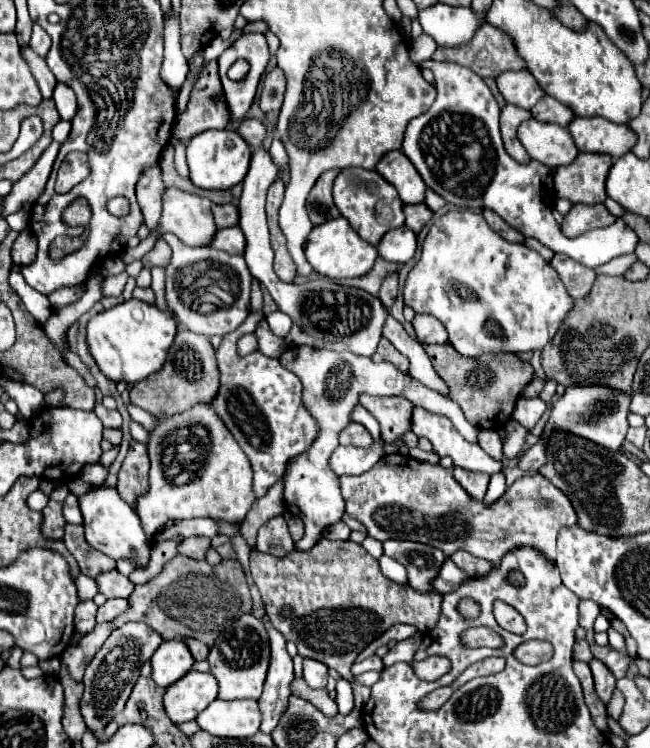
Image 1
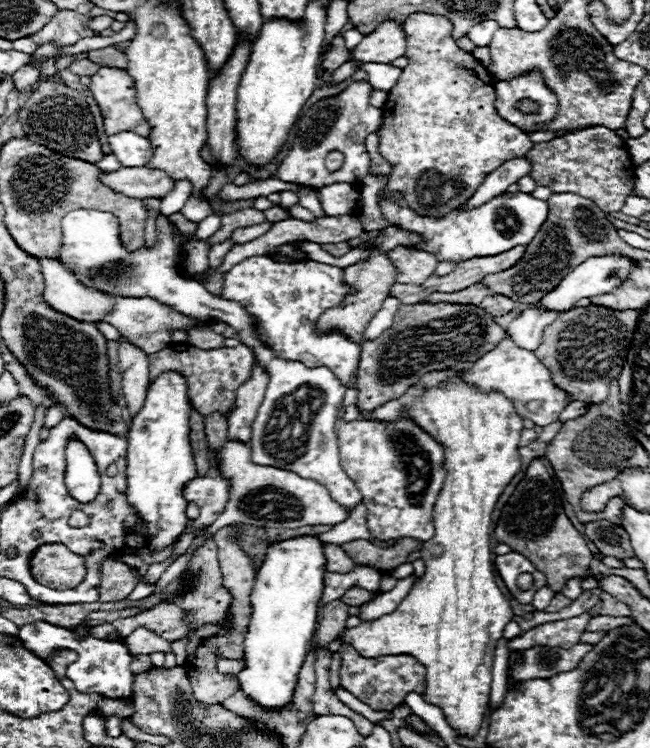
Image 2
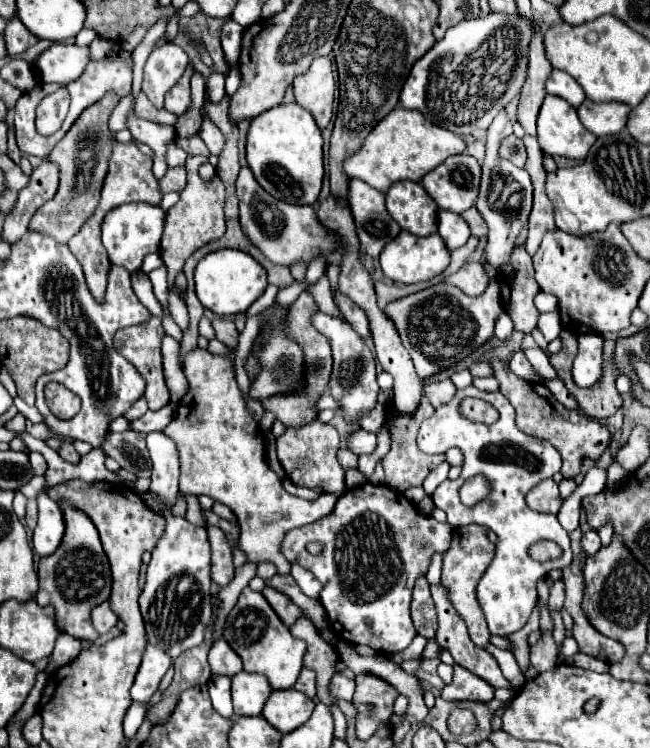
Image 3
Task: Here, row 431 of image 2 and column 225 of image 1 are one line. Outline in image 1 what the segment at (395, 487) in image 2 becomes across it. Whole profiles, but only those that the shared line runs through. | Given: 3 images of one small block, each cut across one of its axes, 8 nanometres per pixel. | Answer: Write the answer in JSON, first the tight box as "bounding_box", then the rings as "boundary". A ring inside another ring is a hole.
{"bounding_box":[214,280,316,498],"boundary":[[[252,280],[252,300],[250,300],[250,316],[242,326],[234,332],[226,334],[218,350],[218,369],[220,370],[220,390],[214,398],[214,408],[224,424],[234,434],[238,446],[248,456],[254,470],[254,494],[256,498],[264,496],[270,486],[274,486],[286,470],[290,458],[306,450],[310,442],[316,438],[316,422],[302,406],[302,384],[296,374],[286,370],[278,358],[264,356],[260,350],[250,352],[248,356],[230,356],[236,354],[236,342],[240,336],[256,330],[256,324],[264,318],[260,312],[264,306],[260,282]]]}

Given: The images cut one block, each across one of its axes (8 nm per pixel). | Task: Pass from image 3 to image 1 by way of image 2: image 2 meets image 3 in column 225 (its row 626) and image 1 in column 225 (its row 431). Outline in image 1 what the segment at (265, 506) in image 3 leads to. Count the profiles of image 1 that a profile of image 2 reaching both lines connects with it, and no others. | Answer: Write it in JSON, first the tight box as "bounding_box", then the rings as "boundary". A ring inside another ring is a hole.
{"bounding_box":[136,402,256,544],"boundary":[[[198,402],[182,414],[156,418],[156,426],[148,434],[148,454],[150,488],[136,502],[136,514],[142,520],[148,544],[154,542],[156,532],[170,520],[212,518],[238,522],[256,500],[250,462],[216,414],[212,402]]]}

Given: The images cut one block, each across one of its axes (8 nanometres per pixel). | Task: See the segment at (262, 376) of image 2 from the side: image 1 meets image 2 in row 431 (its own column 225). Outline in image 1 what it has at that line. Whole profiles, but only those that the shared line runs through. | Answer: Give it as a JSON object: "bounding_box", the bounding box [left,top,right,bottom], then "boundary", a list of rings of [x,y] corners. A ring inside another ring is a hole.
{"bounding_box":[210,226,244,254],"boundary":[[[232,226],[232,228],[224,228],[224,230],[218,230],[210,242],[212,248],[220,248],[220,250],[226,250],[230,254],[244,254],[244,234],[238,226]]]}

